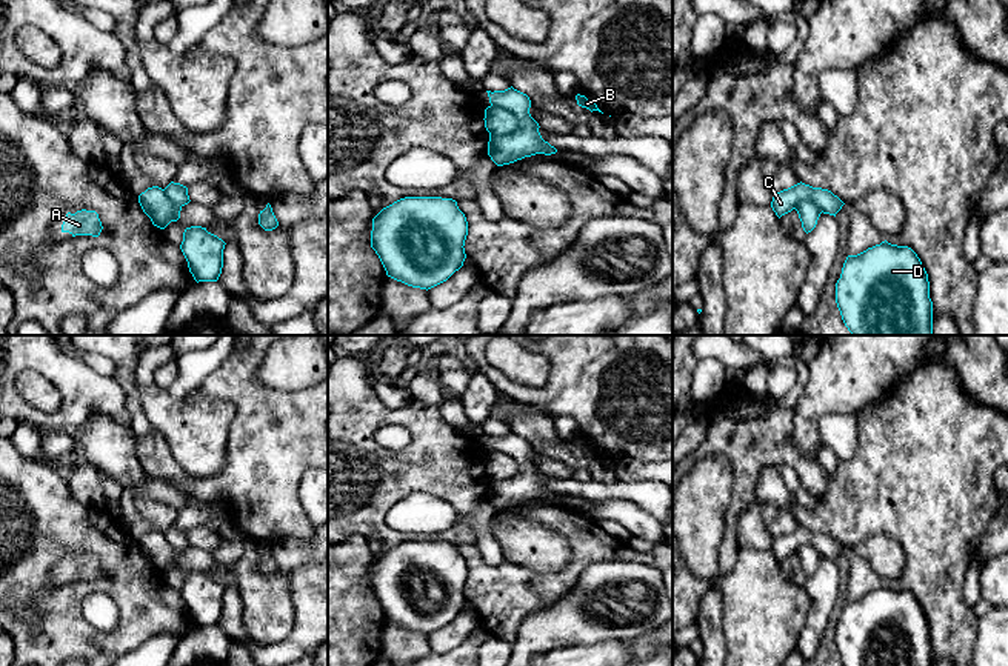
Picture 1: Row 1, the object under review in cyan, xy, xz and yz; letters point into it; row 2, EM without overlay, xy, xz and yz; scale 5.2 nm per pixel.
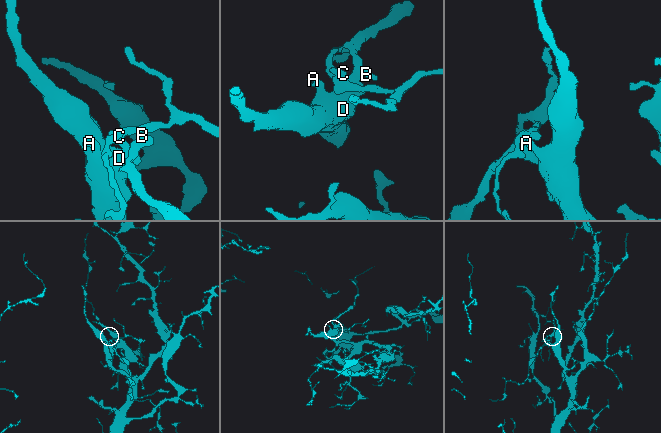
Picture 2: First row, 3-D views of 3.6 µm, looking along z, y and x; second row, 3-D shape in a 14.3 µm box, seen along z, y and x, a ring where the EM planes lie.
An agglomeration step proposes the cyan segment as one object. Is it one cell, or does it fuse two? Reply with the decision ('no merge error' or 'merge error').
merge error

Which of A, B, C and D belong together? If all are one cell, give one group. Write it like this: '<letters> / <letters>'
A B D / C

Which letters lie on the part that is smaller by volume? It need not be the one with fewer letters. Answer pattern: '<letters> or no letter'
C

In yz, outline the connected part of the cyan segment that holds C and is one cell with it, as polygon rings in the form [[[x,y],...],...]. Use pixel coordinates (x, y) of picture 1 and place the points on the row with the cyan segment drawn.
[[[800,181],[788,189],[777,192],[773,197],[771,208],[776,212],[776,215],[780,218],[782,215],[796,209],[796,206],[802,200],[811,200],[823,214],[829,214],[834,217],[845,205],[831,191],[822,188],[813,188]]]

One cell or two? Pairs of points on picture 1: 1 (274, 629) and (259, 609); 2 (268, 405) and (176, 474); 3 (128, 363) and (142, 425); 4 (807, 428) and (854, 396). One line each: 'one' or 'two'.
1: one
2: one
3: one
4: one

